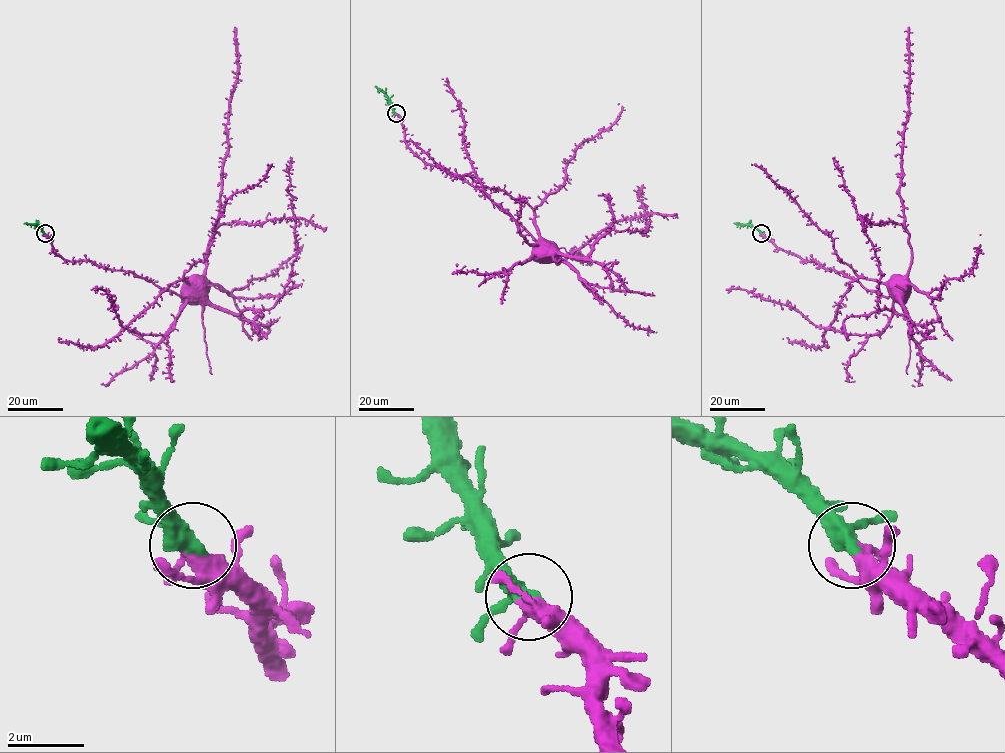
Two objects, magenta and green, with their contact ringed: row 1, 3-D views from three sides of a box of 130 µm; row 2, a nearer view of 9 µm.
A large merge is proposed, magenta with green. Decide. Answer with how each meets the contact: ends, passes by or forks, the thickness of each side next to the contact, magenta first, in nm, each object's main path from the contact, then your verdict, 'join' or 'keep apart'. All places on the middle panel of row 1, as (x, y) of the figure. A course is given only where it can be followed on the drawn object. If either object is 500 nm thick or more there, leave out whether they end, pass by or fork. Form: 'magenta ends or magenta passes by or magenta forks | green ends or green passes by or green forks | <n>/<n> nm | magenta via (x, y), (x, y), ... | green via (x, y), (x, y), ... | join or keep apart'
magenta forks | green passes by | 280/360 nm | magenta via (395, 113), (406, 144), (415, 154), (480, 189), (558, 263), (572, 251), (585, 260) | green via (395, 113), (388, 99), (375, 86) | join

